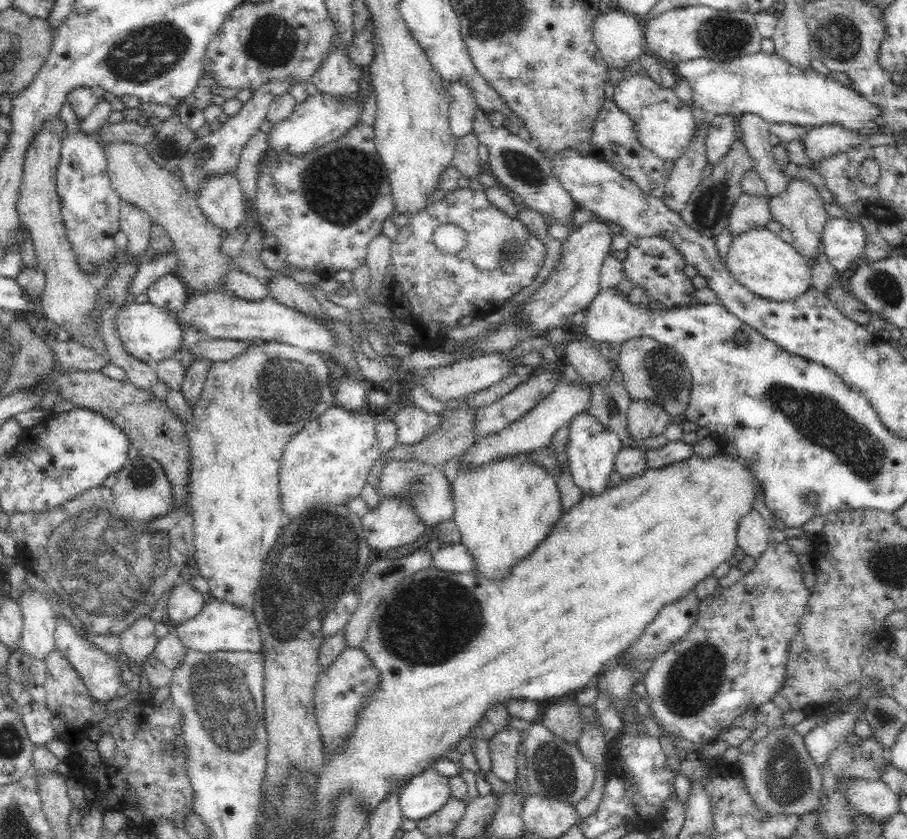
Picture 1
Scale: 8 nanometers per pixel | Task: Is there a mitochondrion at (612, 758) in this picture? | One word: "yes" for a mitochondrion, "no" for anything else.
no

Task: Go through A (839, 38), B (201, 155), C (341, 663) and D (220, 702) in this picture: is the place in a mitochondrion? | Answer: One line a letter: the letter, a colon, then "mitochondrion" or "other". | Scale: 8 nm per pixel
A: mitochondrion
B: mitochondrion
C: other
D: mitochondrion

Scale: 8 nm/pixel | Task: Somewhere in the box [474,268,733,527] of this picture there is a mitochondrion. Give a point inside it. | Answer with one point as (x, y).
(666, 380)

